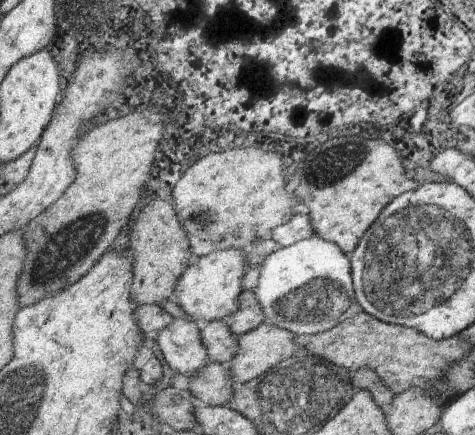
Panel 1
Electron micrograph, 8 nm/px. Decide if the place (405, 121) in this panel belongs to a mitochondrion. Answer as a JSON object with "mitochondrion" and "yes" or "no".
{"mitochondrion":"no"}

